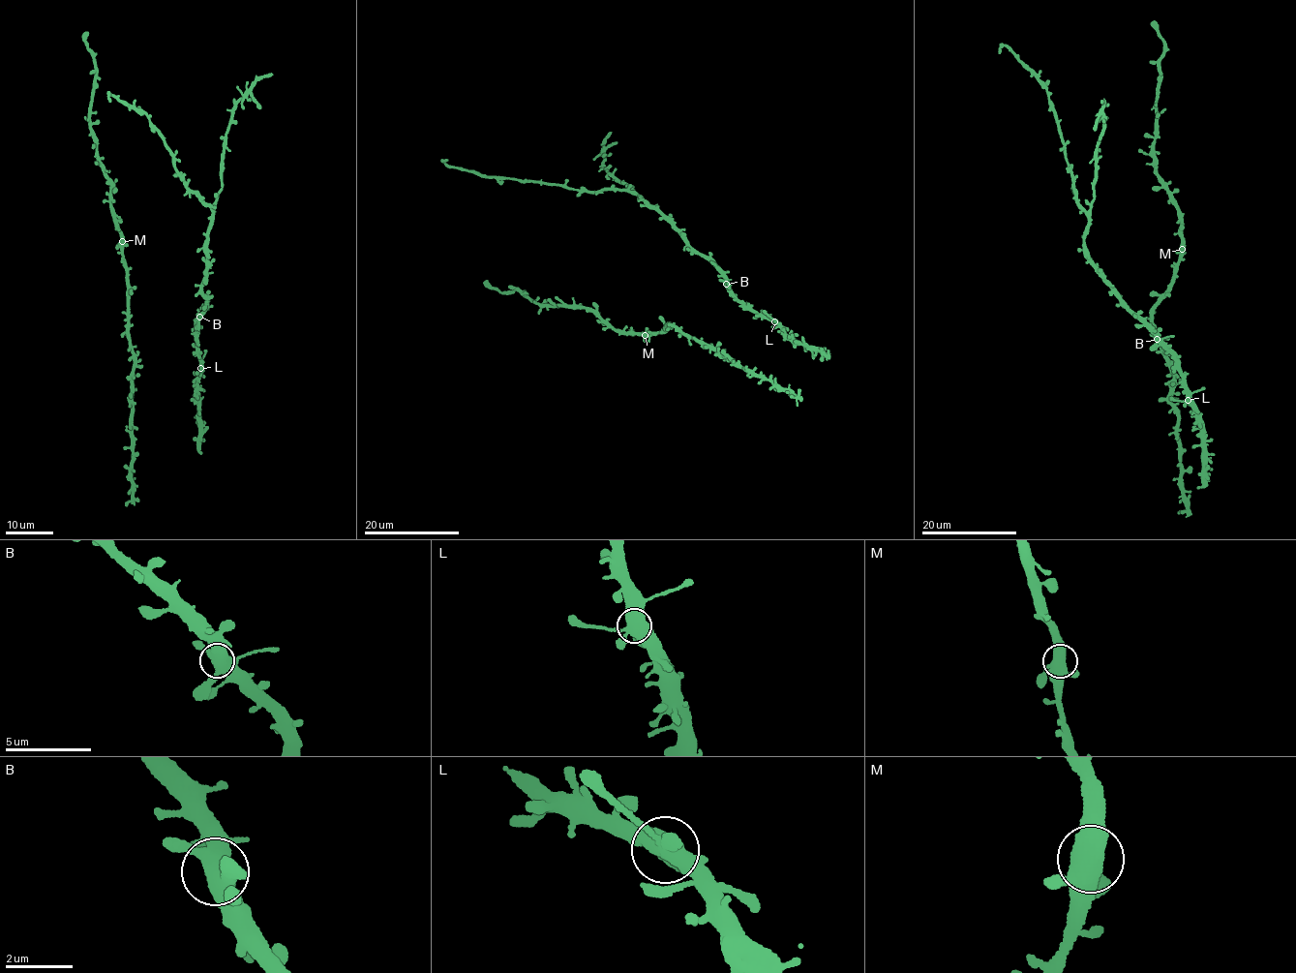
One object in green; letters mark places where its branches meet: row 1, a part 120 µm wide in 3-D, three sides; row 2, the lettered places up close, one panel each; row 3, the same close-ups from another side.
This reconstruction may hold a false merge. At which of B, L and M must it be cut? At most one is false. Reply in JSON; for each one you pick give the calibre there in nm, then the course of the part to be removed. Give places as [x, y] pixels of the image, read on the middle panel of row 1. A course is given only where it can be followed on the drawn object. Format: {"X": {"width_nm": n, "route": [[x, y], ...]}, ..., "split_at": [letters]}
{"split_at": []}

